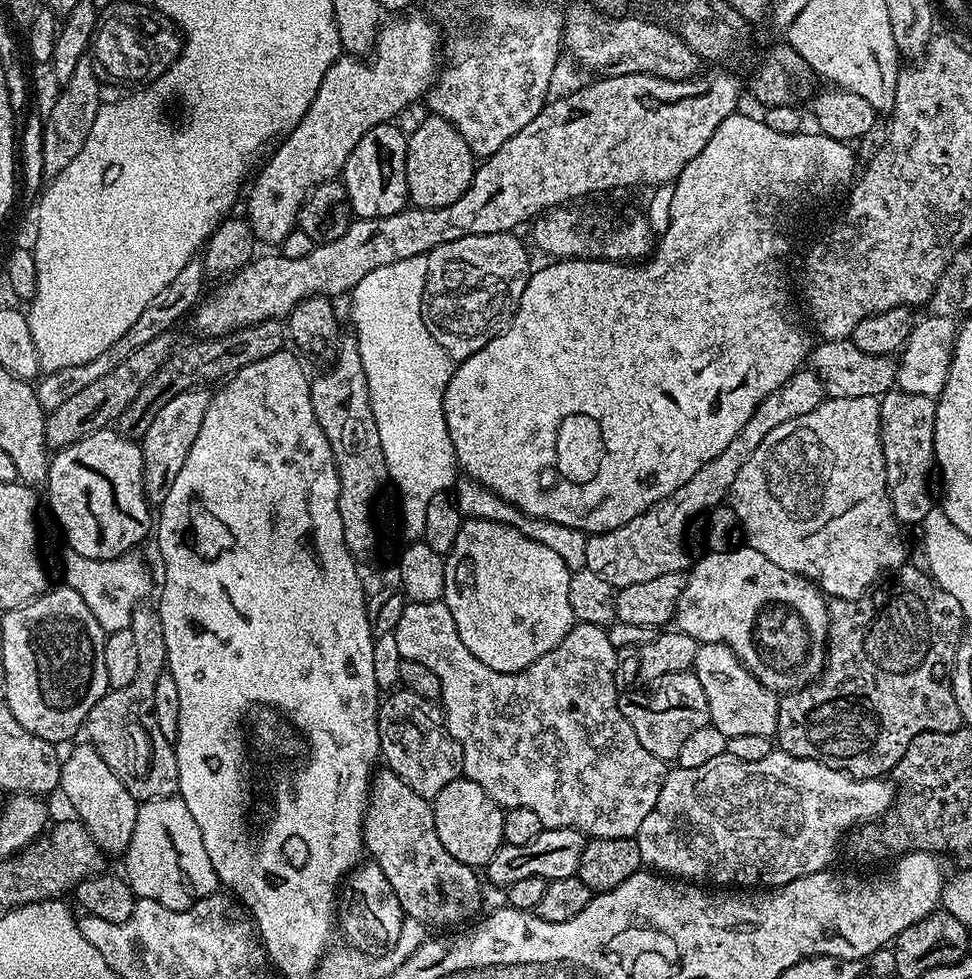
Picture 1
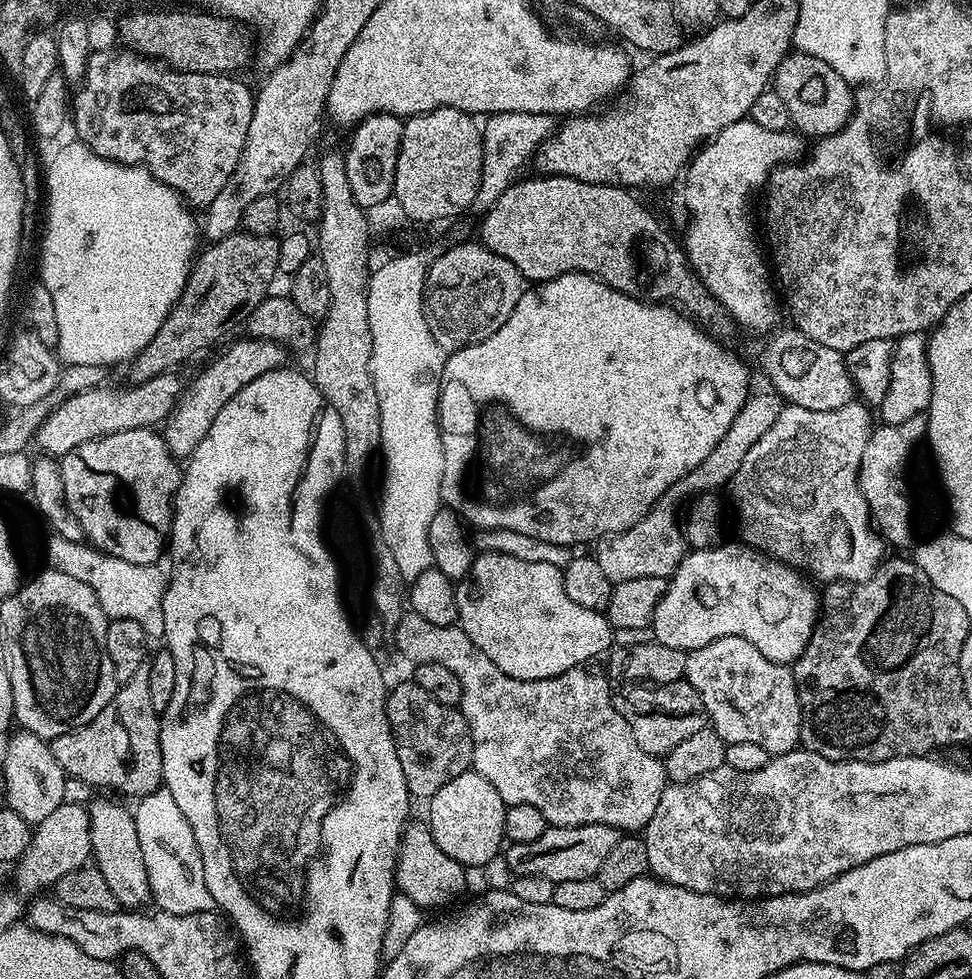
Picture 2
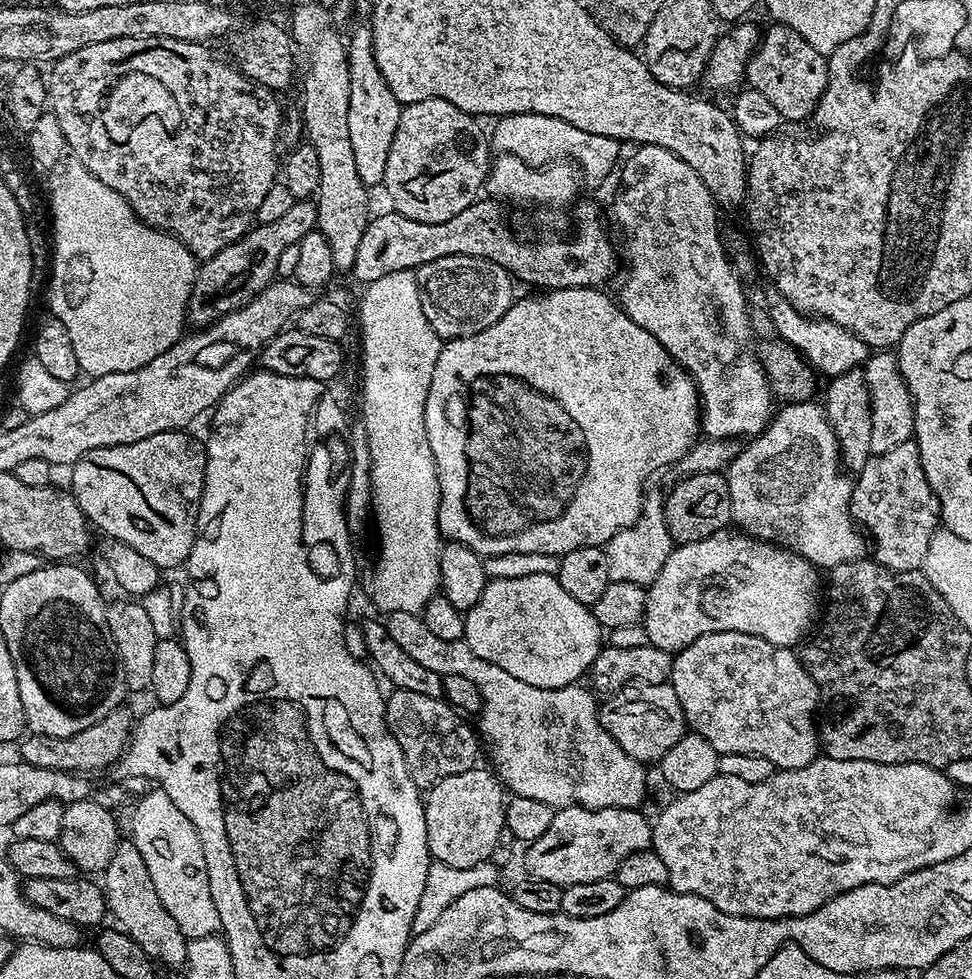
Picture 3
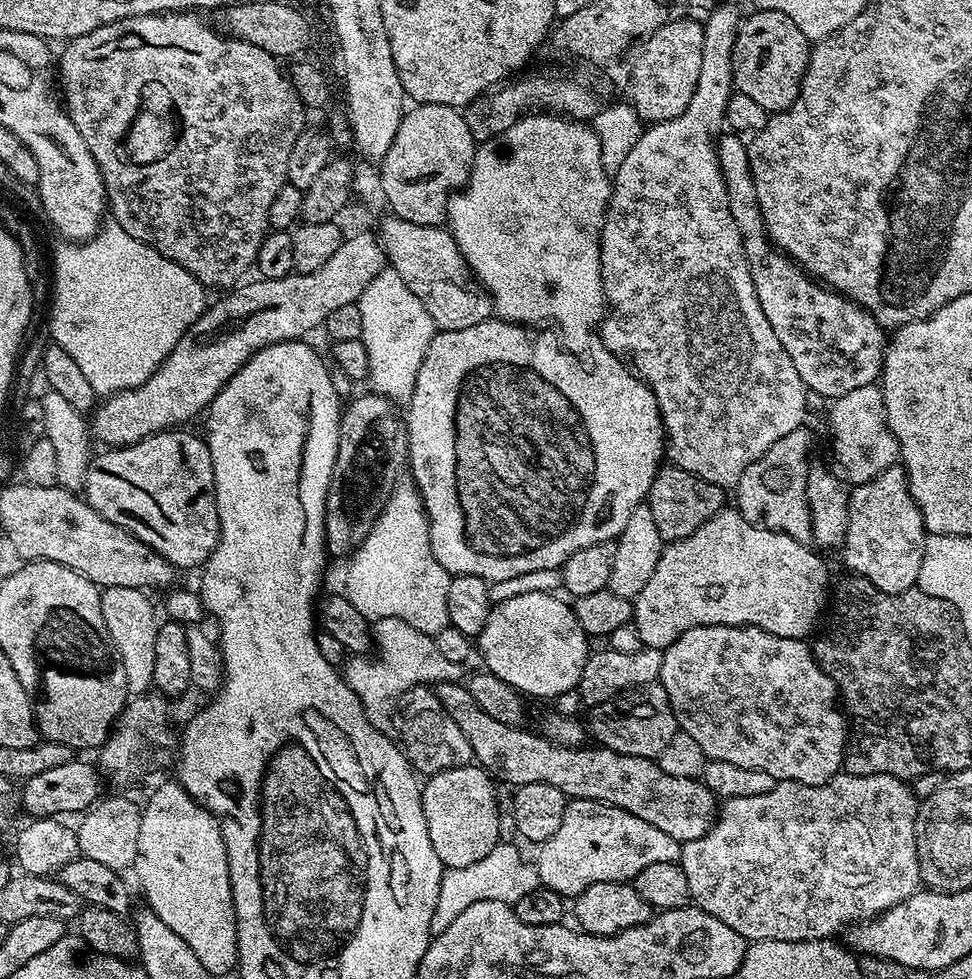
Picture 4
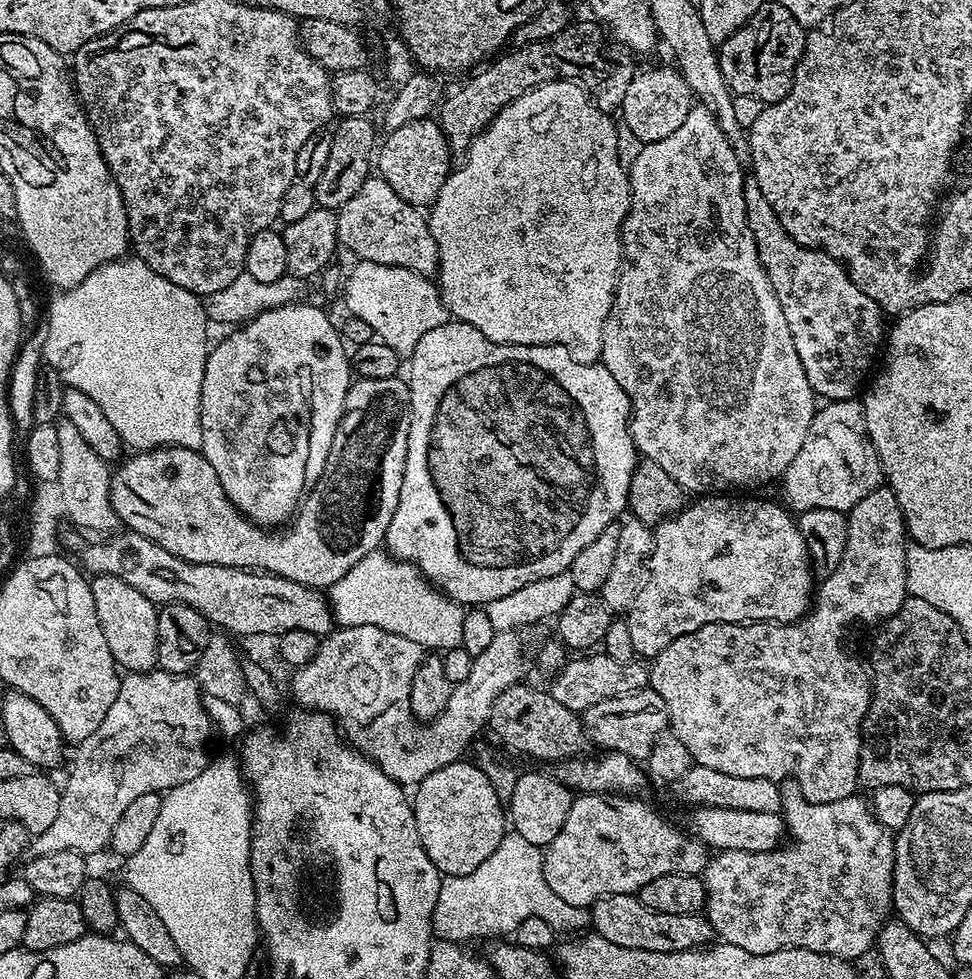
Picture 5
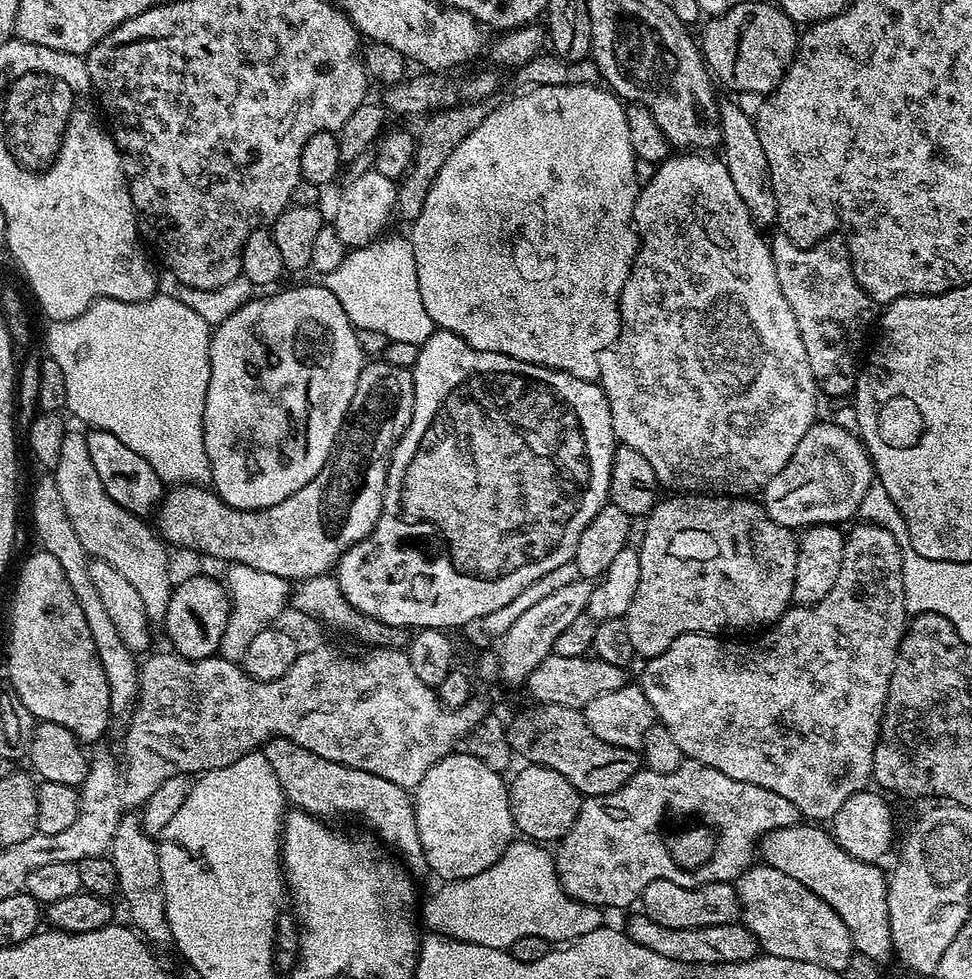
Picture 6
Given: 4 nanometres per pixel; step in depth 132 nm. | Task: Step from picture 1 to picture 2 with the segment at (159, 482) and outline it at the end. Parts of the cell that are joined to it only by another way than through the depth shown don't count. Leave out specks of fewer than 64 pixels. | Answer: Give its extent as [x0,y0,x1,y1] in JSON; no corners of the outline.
[162,338,289,458]

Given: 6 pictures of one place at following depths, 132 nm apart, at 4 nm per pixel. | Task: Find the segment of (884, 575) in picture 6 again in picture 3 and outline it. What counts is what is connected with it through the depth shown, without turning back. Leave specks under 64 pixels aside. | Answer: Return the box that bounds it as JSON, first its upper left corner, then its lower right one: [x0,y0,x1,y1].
[670,439,938,770]

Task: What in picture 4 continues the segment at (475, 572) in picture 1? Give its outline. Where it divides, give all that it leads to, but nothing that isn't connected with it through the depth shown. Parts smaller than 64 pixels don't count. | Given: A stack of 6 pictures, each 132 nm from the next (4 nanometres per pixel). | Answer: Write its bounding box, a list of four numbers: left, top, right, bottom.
[478,592,590,697]

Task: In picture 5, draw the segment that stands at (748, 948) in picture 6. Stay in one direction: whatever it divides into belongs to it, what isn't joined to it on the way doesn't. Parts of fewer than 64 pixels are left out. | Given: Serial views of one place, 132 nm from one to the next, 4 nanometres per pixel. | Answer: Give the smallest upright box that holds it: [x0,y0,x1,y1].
[591,894,713,952]

